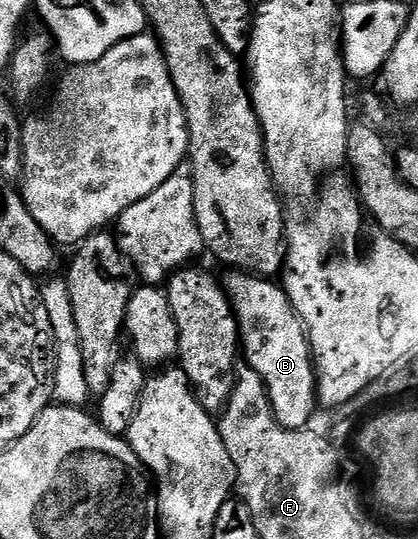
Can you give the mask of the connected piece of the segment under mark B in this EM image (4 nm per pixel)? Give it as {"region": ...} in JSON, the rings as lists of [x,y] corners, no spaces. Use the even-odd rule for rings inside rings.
{"region":[[[237,270],[229,275],[226,282],[224,280],[224,292],[238,323],[245,363],[260,374],[279,425],[295,430],[305,429],[310,416],[316,411],[316,377],[310,341],[306,339],[302,321],[294,313],[286,291],[273,279]]]}

